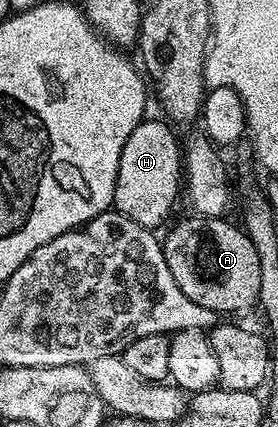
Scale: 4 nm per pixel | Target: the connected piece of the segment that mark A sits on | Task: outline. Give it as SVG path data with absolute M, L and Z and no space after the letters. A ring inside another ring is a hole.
M198 217L179 223L165 238L162 246L167 260L167 266L173 274L173 279L181 292L190 298L191 302L220 314L239 312L258 303L261 284L261 266L259 255L250 238L242 227L227 222L224 217Z

